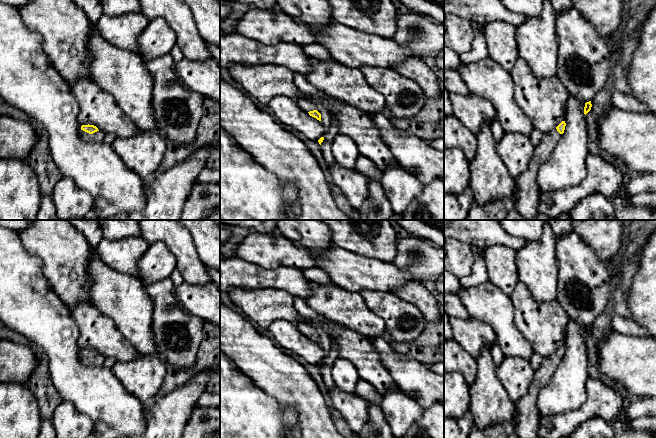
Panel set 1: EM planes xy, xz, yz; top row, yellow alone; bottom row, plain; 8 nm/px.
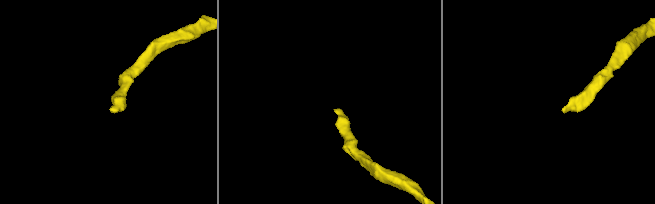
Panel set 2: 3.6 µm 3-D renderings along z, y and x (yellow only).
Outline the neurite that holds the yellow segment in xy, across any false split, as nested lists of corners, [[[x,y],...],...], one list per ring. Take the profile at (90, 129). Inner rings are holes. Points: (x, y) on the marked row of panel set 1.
[[[88,124],[81,126],[80,137],[85,141],[101,142],[104,138],[104,133],[101,133],[96,126]]]

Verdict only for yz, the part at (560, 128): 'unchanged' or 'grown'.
grown

